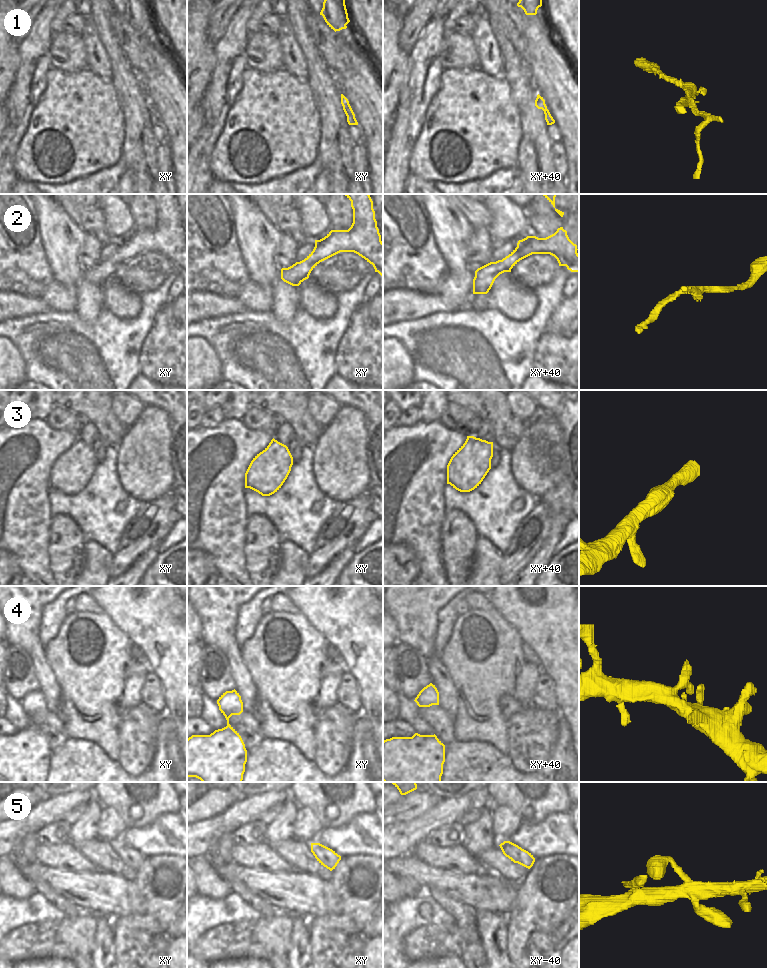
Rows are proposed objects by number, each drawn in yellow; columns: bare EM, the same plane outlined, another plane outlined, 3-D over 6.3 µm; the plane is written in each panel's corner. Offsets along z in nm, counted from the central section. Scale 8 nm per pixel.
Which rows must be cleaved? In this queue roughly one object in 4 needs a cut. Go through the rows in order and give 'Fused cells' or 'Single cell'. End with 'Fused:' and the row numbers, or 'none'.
1: Fused cells
2: Single cell
3: Single cell
4: Single cell
5: Single cell
Fused: 1.

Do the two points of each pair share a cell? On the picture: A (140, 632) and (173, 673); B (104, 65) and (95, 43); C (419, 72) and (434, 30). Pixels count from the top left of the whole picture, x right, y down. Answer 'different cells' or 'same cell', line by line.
A: same cell
B: same cell
C: same cell

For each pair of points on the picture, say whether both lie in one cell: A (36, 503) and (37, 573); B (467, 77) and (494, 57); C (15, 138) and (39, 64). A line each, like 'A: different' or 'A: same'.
A: same
B: different
C: same

